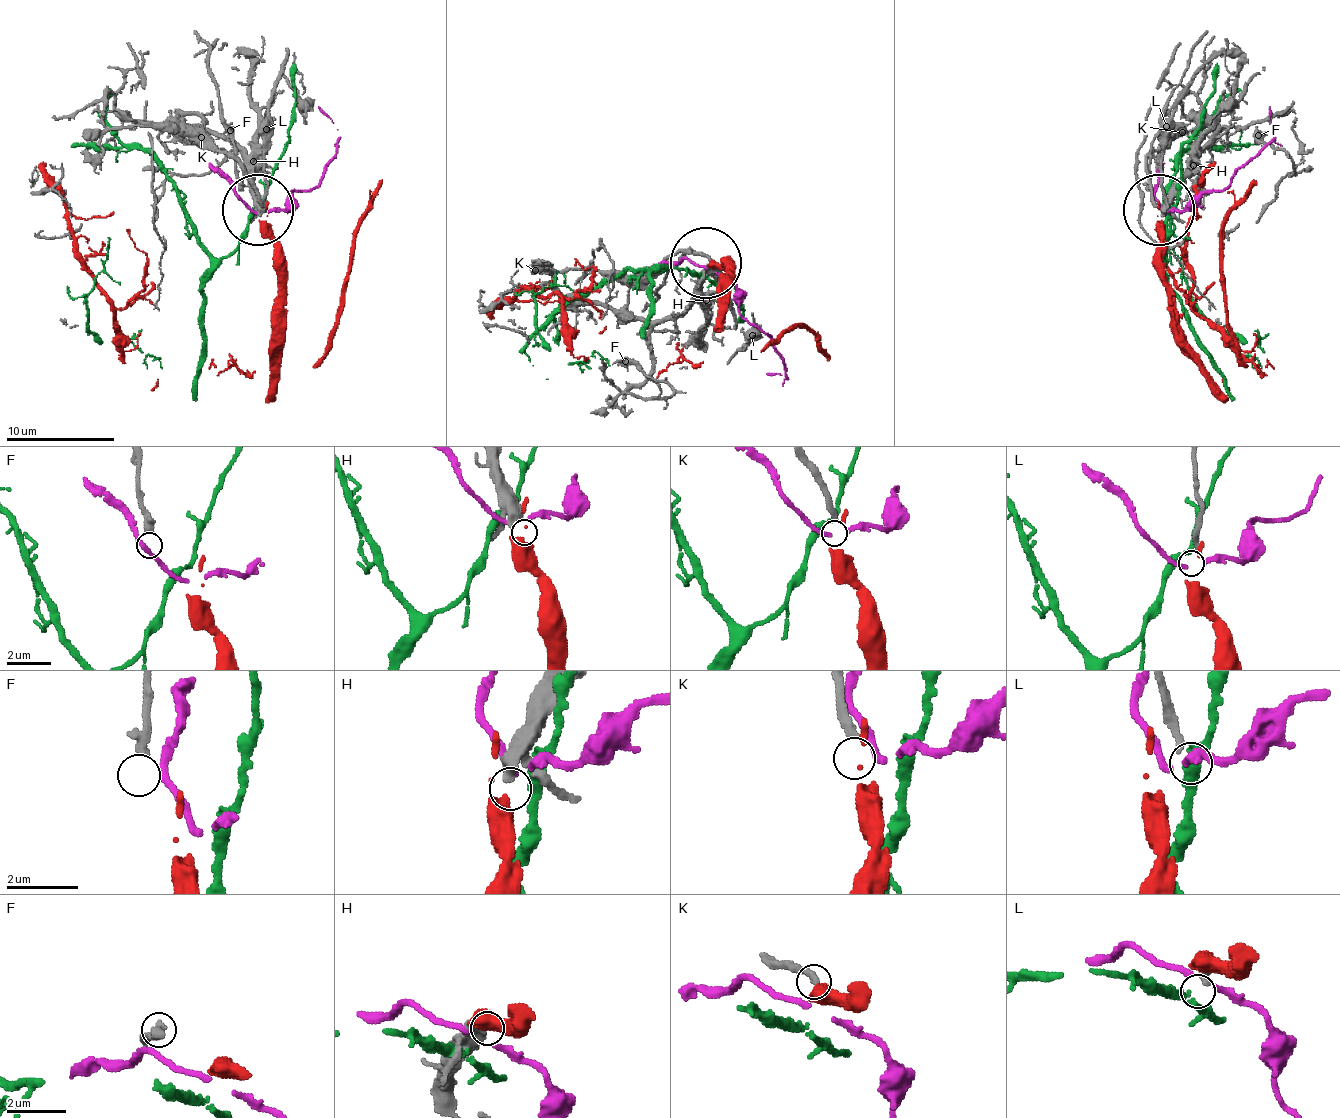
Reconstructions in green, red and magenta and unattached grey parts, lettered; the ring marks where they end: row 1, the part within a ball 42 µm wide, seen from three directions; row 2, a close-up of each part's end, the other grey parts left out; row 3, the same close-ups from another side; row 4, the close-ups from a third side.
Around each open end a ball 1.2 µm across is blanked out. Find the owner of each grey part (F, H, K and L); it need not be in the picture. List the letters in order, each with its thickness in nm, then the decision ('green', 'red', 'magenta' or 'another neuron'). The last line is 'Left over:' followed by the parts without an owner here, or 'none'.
F: 320 nm | another neuron
H: 280 nm | red
K: 240 nm | another neuron
L: 240 nm | another neuron
Left over: F, K, L

